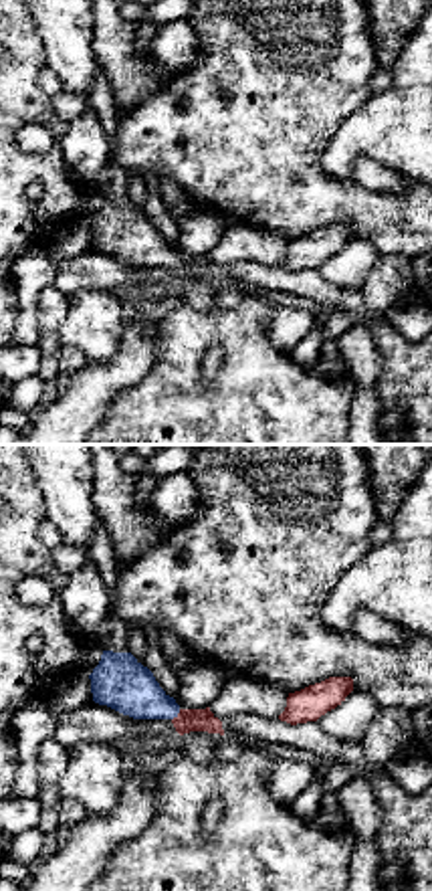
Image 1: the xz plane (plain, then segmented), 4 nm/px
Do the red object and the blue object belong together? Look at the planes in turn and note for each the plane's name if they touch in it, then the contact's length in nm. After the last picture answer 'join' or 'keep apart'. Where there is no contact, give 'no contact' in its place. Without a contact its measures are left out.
xz | 60 nm

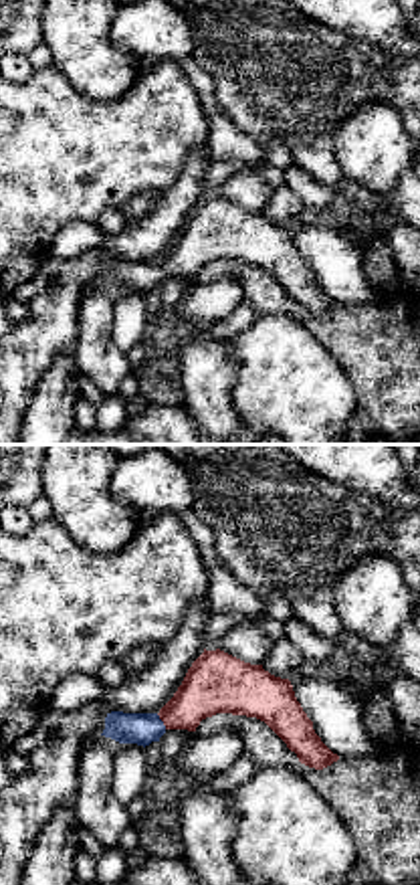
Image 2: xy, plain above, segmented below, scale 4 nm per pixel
xy | 80 nm

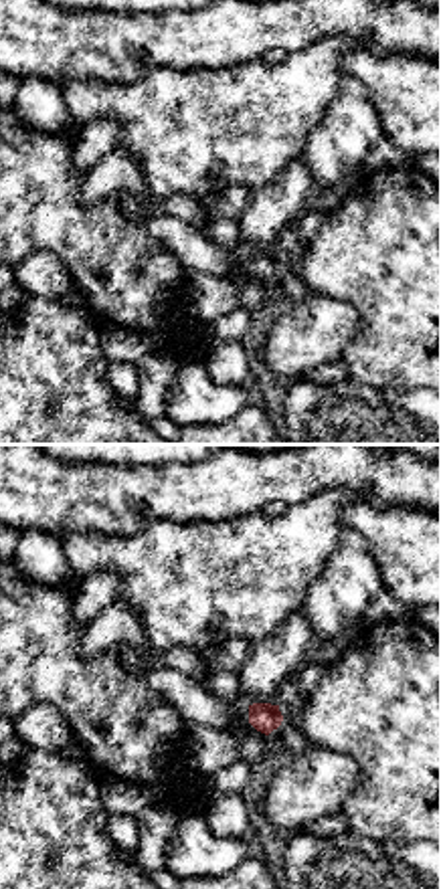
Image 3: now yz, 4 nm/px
no contact

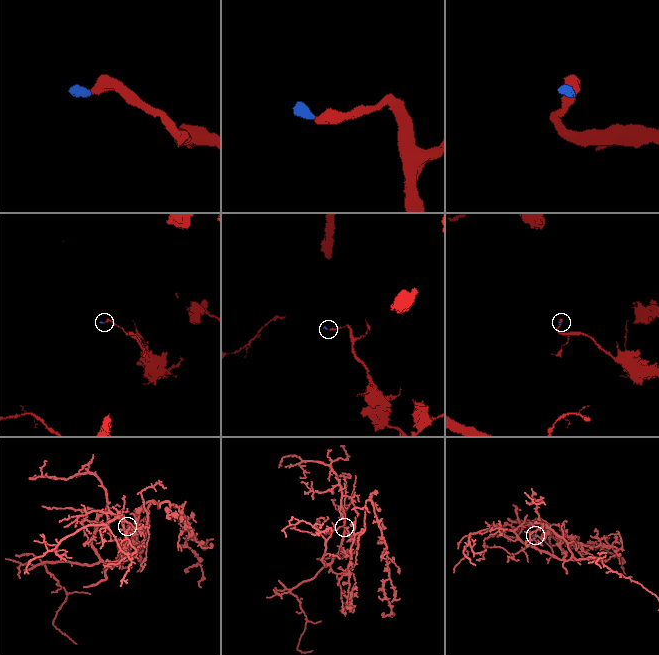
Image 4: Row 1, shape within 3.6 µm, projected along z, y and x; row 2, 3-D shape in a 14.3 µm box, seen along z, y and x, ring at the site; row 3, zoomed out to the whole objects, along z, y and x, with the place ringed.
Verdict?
join

